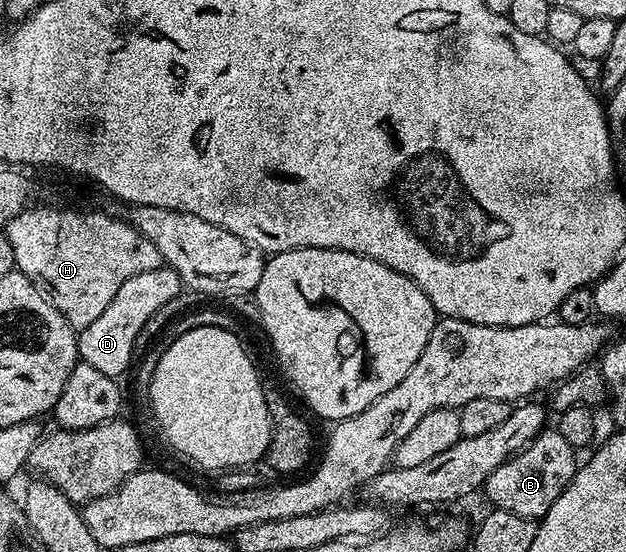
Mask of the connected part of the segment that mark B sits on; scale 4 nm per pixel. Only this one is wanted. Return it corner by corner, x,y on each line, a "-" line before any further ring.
545,428
540,435
524,450
520,450
512,458
508,458
484,481
482,494
492,501
497,510
514,512
523,518
539,520
546,512
550,512
550,504
562,496
562,492
576,475
577,447
566,444
555,428

